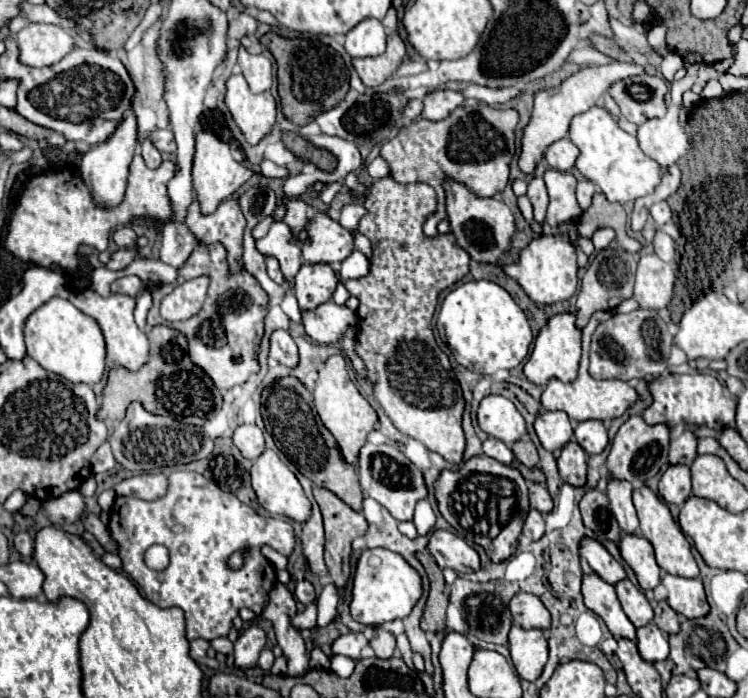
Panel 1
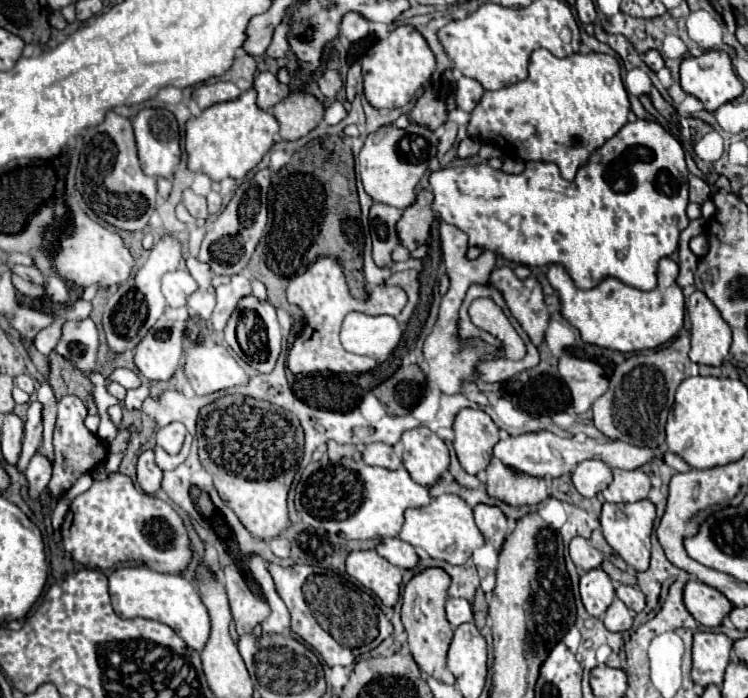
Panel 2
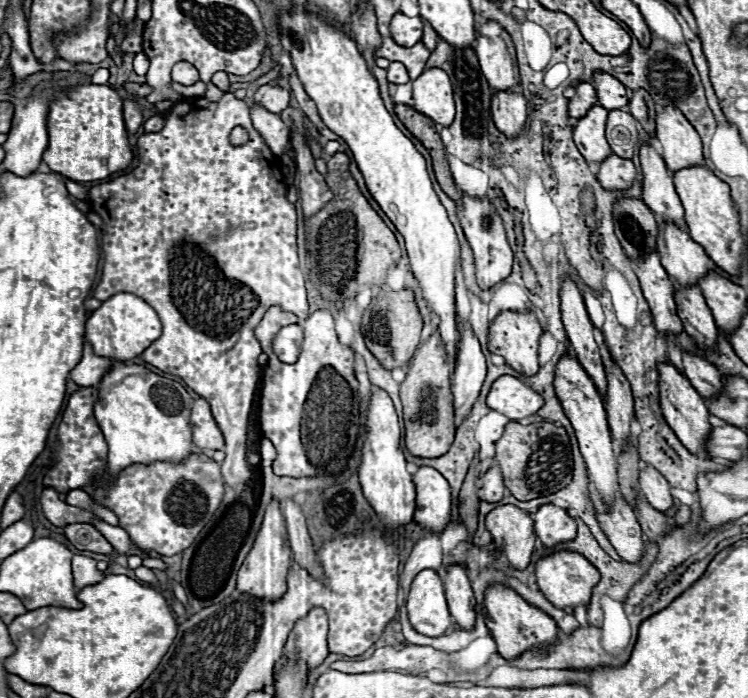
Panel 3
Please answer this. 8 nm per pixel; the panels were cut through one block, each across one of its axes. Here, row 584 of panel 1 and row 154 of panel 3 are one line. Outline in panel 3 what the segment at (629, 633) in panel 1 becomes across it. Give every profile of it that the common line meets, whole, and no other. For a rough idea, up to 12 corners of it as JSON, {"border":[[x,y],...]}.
{"border":[[592,106],[574,126],[586,162],[604,162],[608,110]]}

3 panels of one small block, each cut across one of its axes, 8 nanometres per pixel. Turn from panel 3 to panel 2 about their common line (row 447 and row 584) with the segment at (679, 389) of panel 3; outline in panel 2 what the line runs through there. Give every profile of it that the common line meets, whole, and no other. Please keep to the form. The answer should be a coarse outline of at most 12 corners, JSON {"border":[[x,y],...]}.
{"border":[[694,578],[684,606],[698,624],[718,626],[732,610],[722,592]]}

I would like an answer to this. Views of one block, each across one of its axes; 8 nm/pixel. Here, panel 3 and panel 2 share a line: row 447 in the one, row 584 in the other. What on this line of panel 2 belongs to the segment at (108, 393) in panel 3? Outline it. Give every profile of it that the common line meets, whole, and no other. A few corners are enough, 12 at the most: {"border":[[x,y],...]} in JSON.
{"border":[[124,566],[108,576],[122,618],[168,624],[198,652],[208,610],[180,574]]}

